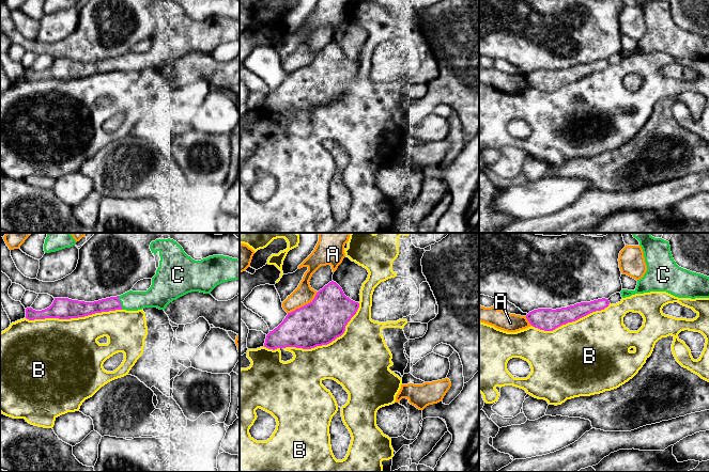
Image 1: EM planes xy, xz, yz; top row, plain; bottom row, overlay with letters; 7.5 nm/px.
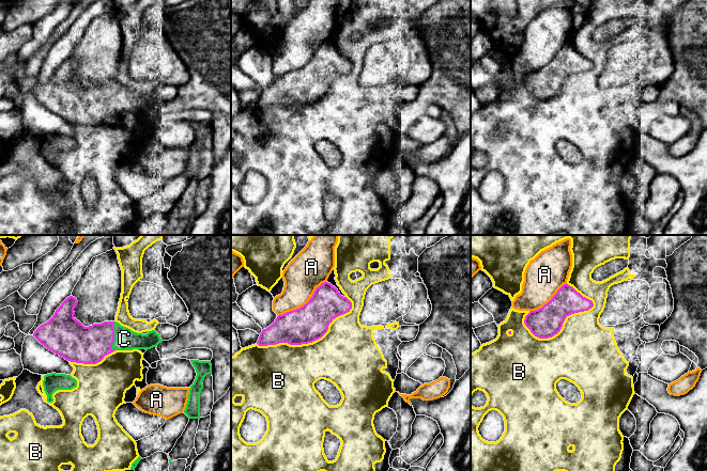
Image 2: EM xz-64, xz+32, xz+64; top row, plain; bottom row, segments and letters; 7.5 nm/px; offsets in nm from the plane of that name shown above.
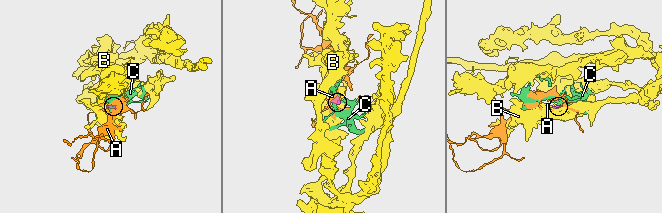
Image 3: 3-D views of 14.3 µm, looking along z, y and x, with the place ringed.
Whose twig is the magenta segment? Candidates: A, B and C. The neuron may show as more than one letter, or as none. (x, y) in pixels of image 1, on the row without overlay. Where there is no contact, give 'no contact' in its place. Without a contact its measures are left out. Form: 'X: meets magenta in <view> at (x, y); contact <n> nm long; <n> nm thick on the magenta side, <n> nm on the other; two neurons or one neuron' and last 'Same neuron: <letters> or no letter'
A: meets magenta in xz at (304, 66); contact 280 nm long; 340 nm thick on the magenta side, 150 nm on the other; two neurons
B: meets magenta in xy at (74, 78); contact 750 nm long; 160 nm thick on the magenta side, 460 nm on the other; two neurons
C: meets magenta in xy at (120, 63); contact 110 nm long; 110 nm thick on the magenta side, 140 nm on the other; one neuron
Same neuron: C

